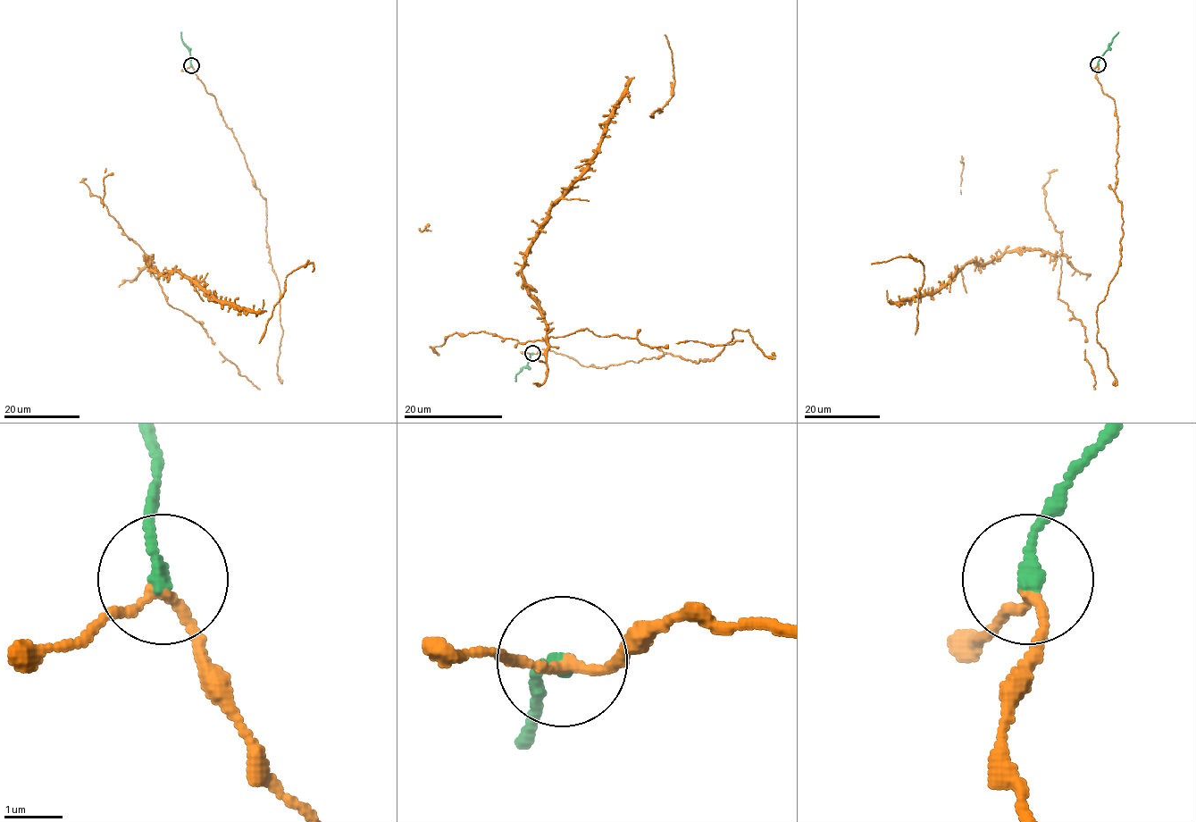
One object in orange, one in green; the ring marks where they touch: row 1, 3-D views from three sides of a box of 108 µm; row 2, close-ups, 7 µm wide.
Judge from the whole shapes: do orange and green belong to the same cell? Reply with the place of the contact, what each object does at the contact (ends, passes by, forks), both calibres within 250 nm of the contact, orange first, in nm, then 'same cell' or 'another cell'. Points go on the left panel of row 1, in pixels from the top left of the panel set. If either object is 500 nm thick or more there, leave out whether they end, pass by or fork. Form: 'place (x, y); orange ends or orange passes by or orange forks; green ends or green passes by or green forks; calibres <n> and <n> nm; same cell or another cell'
place (191, 65); orange passes by; green ends; calibres 150 and 240 nm; same cell

